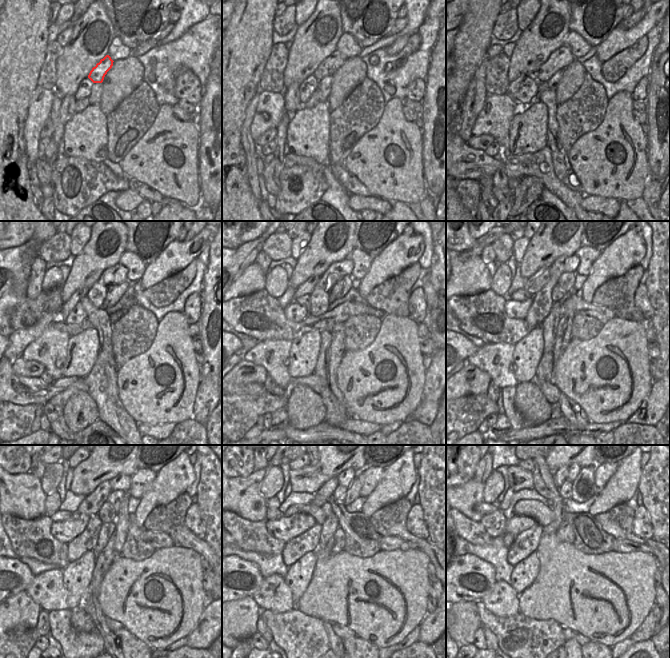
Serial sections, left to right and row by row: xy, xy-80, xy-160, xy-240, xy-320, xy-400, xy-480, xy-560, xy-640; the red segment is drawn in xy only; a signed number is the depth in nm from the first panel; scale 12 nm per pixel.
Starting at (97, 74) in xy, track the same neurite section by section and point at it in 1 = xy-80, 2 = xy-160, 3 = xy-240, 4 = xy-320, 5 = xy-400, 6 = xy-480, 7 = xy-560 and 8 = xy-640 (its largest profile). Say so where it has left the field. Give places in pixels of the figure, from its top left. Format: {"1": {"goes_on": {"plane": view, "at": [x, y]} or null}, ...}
{"1": {"goes_on": {"plane": "xy-80", "at": [333, 62]}}, "2": {"goes_on": {"plane": "xy-160", "at": [562, 57]}}, "3": {"goes_on": {"plane": "xy-240", "at": [117, 274]}}, "4": {"goes_on": {"plane": "xy-320", "at": [318, 298]}}, "5": {"goes_on": {"plane": "xy-400", "at": [542, 302]}}, "6": {"goes_on": {"plane": "xy-480", "at": [86, 541]}}, "7": {"goes_on": {"plane": "xy-560", "at": [294, 549]}}, "8": {"goes_on": {"plane": "xy-640", "at": [525, 543]}}}

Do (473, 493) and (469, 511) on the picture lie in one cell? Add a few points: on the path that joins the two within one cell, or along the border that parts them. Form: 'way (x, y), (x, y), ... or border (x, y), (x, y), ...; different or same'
way (469, 497), (469, 507); same

